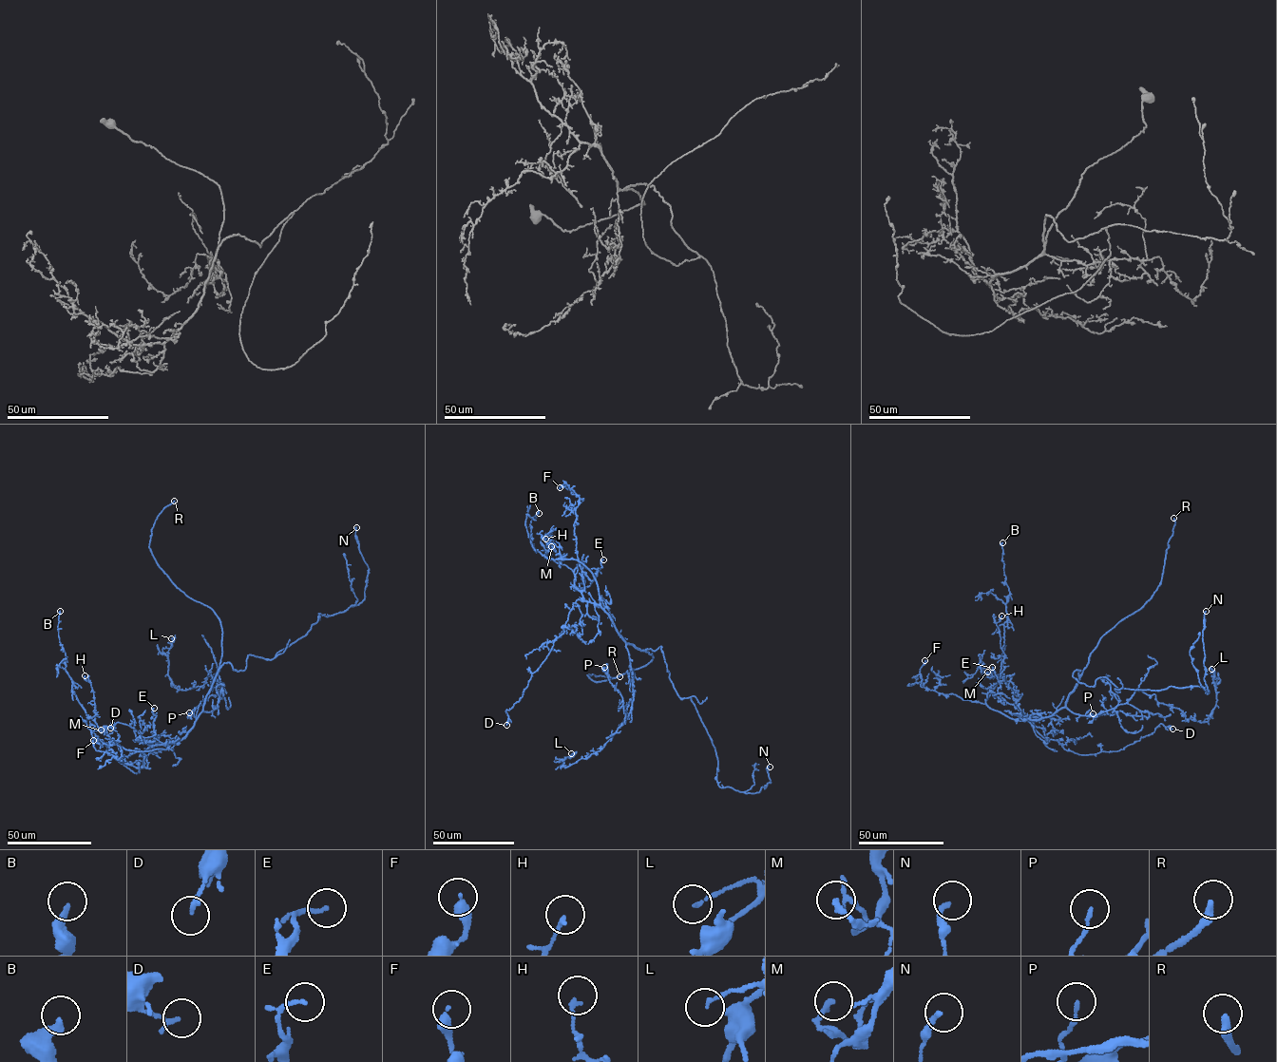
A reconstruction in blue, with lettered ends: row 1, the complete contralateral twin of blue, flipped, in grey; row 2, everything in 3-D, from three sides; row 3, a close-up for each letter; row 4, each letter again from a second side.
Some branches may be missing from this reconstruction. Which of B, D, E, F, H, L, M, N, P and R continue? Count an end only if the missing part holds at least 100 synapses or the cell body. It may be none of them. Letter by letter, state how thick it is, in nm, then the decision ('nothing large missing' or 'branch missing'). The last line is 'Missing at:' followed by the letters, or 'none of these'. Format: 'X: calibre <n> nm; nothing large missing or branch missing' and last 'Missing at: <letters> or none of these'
B: calibre 280 nm; nothing large missing
D: calibre 150 nm; nothing large missing
E: calibre 120 nm; nothing large missing
F: calibre 320 nm; nothing large missing
H: calibre 150 nm; nothing large missing
L: calibre 120 nm; nothing large missing
M: calibre 180 nm; nothing large missing
N: calibre 190 nm; nothing large missing
P: calibre 130 nm; nothing large missing
R: calibre 280 nm; branch missing
Missing at: R

